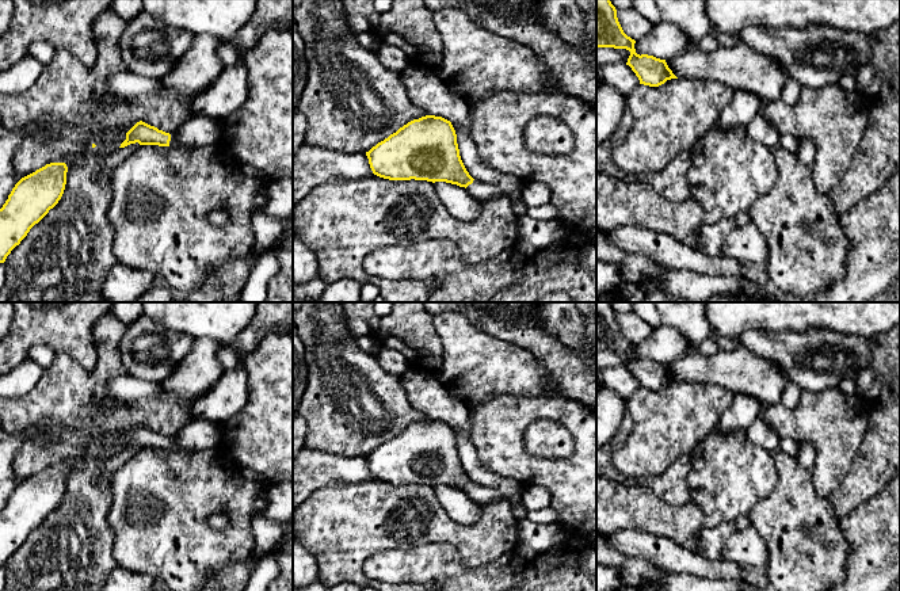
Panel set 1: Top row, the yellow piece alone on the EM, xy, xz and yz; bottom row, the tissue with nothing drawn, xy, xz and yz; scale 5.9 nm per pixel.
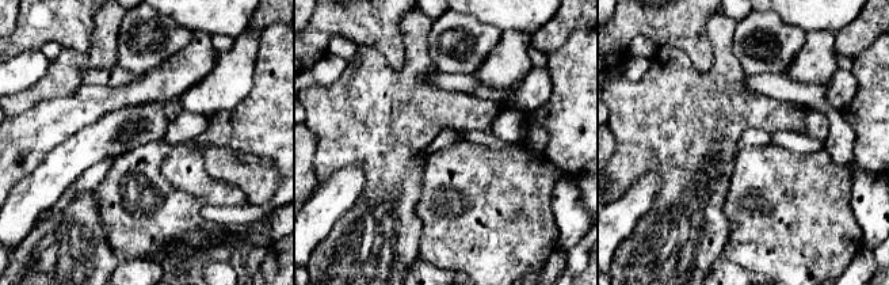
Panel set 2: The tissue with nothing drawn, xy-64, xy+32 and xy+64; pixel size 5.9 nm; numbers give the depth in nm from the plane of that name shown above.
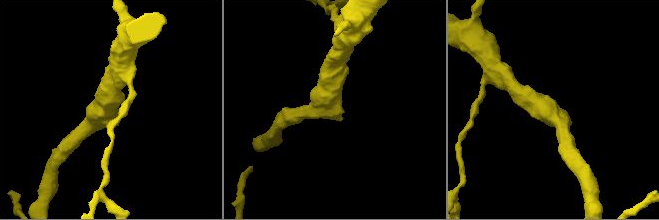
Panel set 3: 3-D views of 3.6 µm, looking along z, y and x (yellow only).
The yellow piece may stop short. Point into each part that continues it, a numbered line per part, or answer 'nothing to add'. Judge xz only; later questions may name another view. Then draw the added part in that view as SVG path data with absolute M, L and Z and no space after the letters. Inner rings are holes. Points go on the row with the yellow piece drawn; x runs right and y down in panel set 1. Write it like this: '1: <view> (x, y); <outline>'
1: xz (481, 191); M473 180L473 183L466 187L466 190L473 198L476 198L480 202L487 199L493 199L497 197L507 197L511 201L512 209L518 217L529 213L530 207L523 202L523 199L519 202L514 201L499 186Z

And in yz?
nothing to add

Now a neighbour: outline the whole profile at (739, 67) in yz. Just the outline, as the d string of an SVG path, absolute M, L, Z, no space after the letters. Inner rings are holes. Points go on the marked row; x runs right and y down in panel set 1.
M744 43L703 53L698 47L666 60L678 79L716 80L733 91L747 91L766 103L782 98L786 72L771 58Z

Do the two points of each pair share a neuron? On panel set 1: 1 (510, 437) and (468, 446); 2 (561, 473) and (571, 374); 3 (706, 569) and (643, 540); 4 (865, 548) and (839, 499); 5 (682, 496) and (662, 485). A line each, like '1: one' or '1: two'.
1: two
2: two
3: one
4: two
5: one

